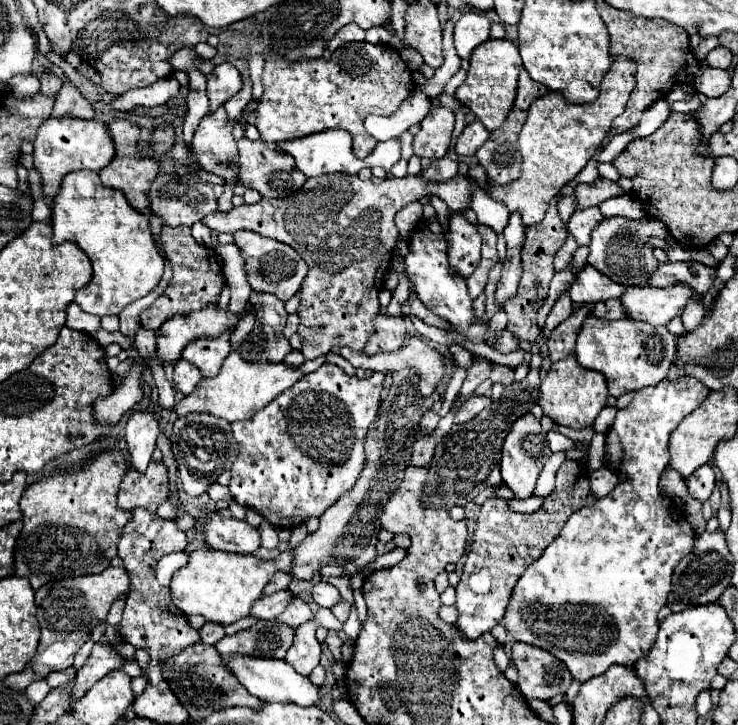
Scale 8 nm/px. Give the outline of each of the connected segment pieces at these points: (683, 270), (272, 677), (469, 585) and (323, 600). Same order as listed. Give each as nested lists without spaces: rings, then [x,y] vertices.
[[[687,261],[687,263],[659,263],[657,271],[653,273],[653,279],[649,279],[649,285],[653,287],[673,287],[673,285],[685,285],[693,291],[697,291],[699,297],[703,297],[715,281],[715,269]]]
[[[229,655],[221,657],[221,665],[235,675],[235,679],[255,697],[263,701],[275,701],[275,703],[295,703],[301,707],[315,705],[319,701],[319,689],[303,675],[297,675],[293,667],[289,667],[285,661],[273,661],[273,659],[253,659],[249,655]]]
[[[565,461],[557,471],[555,491],[543,501],[535,513],[515,513],[501,497],[489,497],[477,517],[473,543],[467,553],[461,581],[457,585],[457,625],[469,639],[477,639],[485,631],[491,631],[505,615],[513,587],[525,569],[541,557],[545,547],[559,535],[565,521],[579,511],[595,503],[589,489],[589,469],[577,461]]]
[[[315,583],[311,589],[311,595],[313,595],[313,601],[319,603],[321,607],[329,607],[327,603],[337,603],[337,599],[341,599],[337,587],[329,583]]]

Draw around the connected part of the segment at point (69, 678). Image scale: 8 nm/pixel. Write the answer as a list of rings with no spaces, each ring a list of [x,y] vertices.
[[[67,667],[65,671],[57,671],[57,673],[49,675],[49,677],[47,677],[47,683],[49,683],[49,687],[51,687],[51,689],[55,689],[55,687],[67,687],[67,685],[73,685],[75,673],[77,673],[77,671],[75,671],[73,667]]]

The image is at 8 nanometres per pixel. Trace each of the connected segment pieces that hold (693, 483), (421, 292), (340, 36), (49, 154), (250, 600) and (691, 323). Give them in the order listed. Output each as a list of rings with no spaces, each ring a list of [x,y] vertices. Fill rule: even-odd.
[[[703,465],[699,467],[697,471],[693,471],[689,477],[683,477],[685,485],[687,485],[687,491],[693,499],[697,501],[705,501],[709,499],[709,495],[713,493],[715,489],[715,471],[711,465]]]
[[[425,205],[421,221],[415,225],[413,233],[409,235],[409,253],[405,257],[405,273],[409,281],[413,283],[415,295],[427,309],[431,309],[439,317],[445,317],[455,327],[455,331],[465,333],[469,339],[473,341],[483,339],[487,331],[487,323],[475,321],[473,317],[473,301],[469,299],[465,279],[459,273],[455,273],[447,261],[445,235],[439,221],[435,219],[435,209],[431,205]]]
[[[355,23],[341,27],[341,31],[337,31],[337,35],[329,41],[327,47],[329,47],[329,51],[335,51],[339,45],[351,43],[351,41],[365,41],[365,31],[361,27],[357,27]]]
[[[49,117],[41,123],[35,139],[35,169],[41,173],[45,197],[55,197],[61,185],[61,179],[77,169],[101,171],[115,157],[115,145],[107,125],[97,119],[79,119],[79,117]]]
[[[305,525],[293,527],[291,535],[295,535],[295,545],[289,543],[287,549],[275,561],[259,561],[253,555],[225,553],[209,547],[191,551],[187,565],[173,573],[173,583],[169,585],[175,607],[185,615],[203,615],[207,621],[215,621],[221,625],[229,625],[235,623],[237,619],[247,617],[249,607],[263,595],[263,587],[269,583],[275,571],[283,570],[291,574],[293,563],[291,551],[307,537],[307,533],[309,531]]]
[[[690,300],[687,303],[687,307],[685,307],[685,311],[683,311],[683,325],[685,325],[685,329],[695,329],[695,327],[699,327],[701,325],[701,321],[703,321],[703,315],[705,315],[705,309],[703,309],[703,305],[701,302],[694,302]]]

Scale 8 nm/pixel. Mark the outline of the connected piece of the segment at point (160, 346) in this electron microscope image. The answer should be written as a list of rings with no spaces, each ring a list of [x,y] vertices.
[[[211,305],[211,307],[205,307],[205,309],[201,309],[201,311],[191,313],[189,317],[173,317],[173,319],[169,319],[169,321],[163,323],[163,327],[157,331],[157,353],[159,353],[161,361],[163,361],[163,365],[171,363],[171,359],[173,359],[173,361],[179,359],[183,347],[185,347],[187,343],[191,343],[193,339],[205,337],[205,335],[207,335],[207,337],[221,335],[223,331],[229,331],[229,327],[235,325],[243,315],[245,315],[245,313],[241,313],[241,315],[229,315],[227,309],[219,309],[217,305]]]

